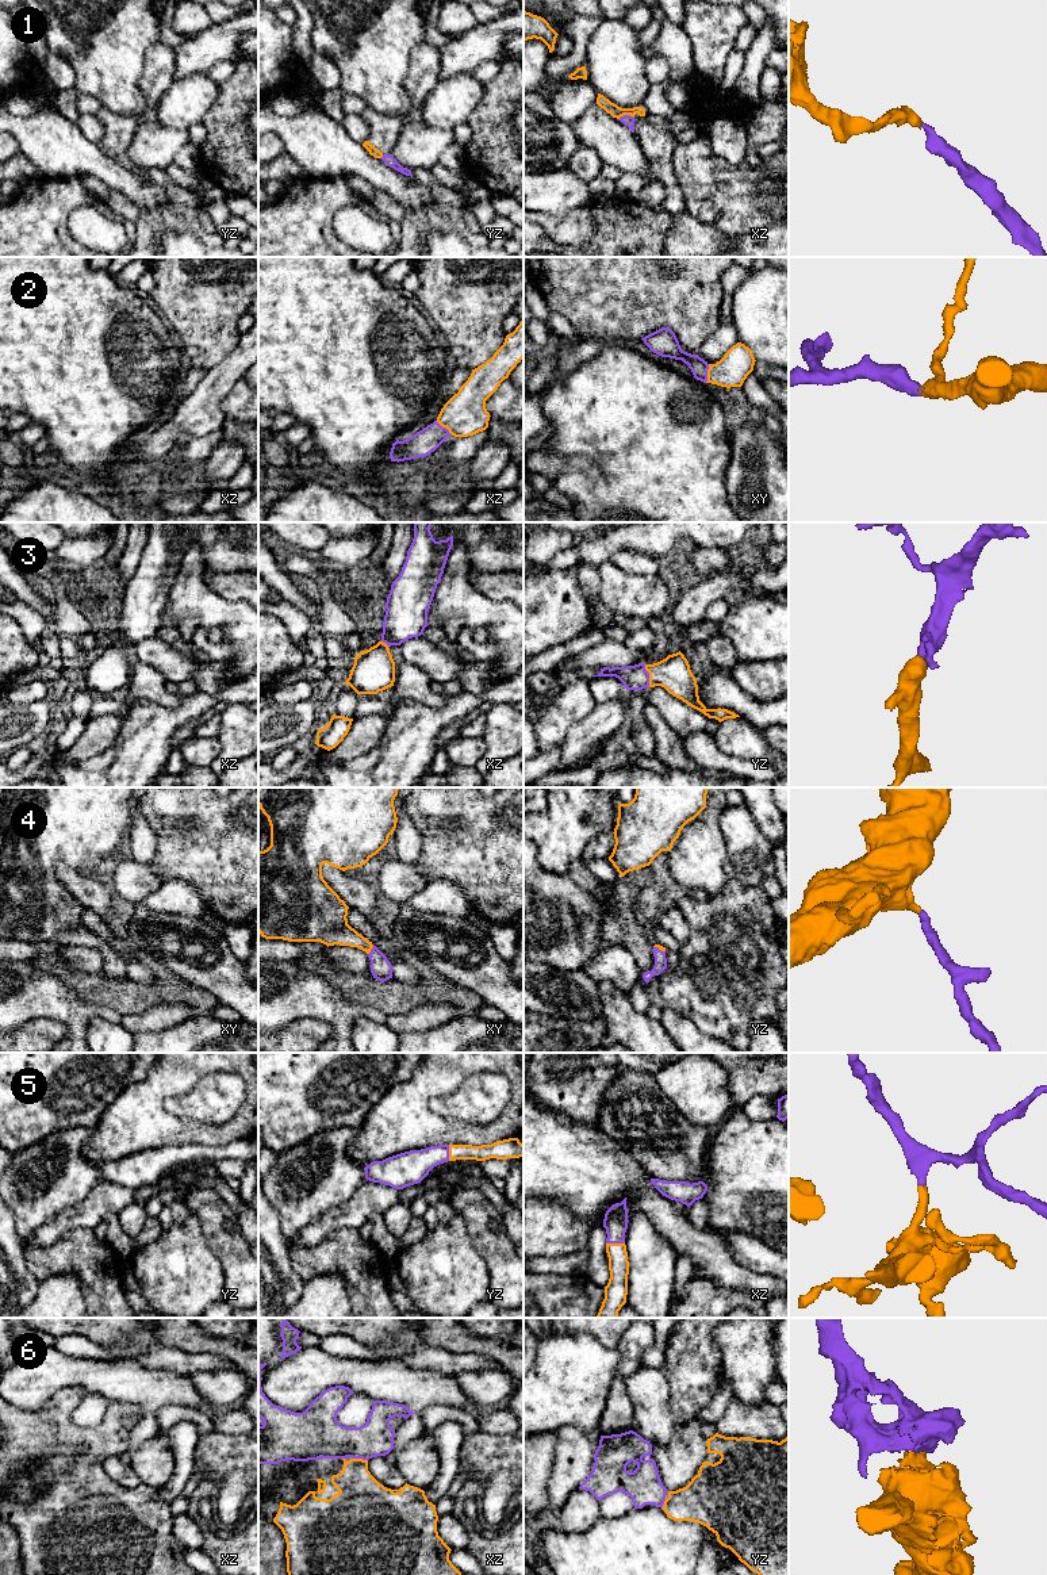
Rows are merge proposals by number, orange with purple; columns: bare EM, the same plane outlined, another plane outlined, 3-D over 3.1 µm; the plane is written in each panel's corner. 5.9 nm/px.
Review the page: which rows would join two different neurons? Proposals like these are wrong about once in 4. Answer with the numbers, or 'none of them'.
none of them

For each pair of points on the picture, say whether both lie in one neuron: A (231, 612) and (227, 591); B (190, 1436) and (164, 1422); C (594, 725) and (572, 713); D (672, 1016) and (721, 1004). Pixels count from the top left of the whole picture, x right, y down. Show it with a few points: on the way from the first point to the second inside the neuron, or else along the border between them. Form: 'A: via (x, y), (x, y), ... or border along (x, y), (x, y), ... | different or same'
A: border along (204, 582), (211, 590), (225, 598), (244, 601) | different
B: border along (168, 1430), (191, 1420), (200, 1437) | different
C: border along (597, 704), (568, 729), (567, 738), (562, 743) | different
D: border along (666, 1006), (689, 1018), (706, 1034) | different

